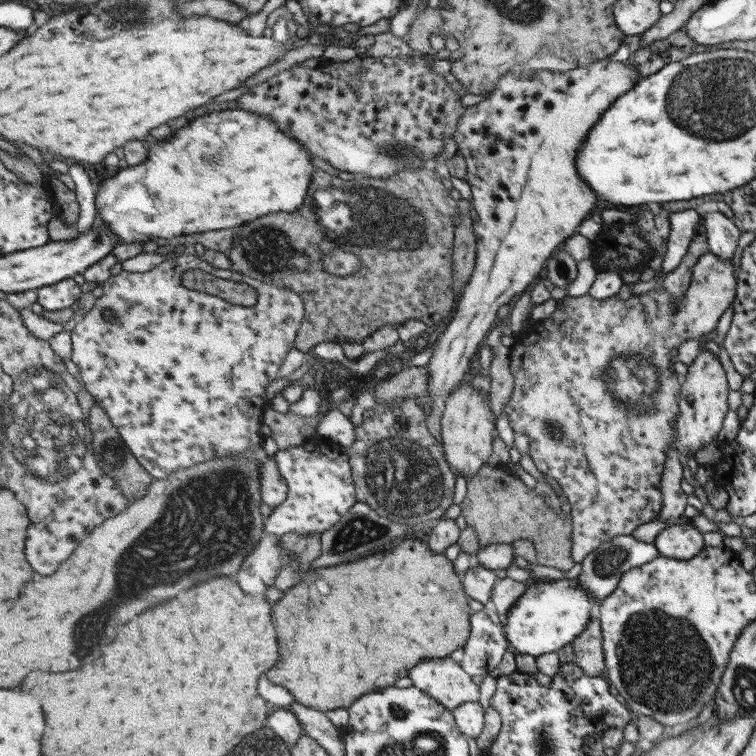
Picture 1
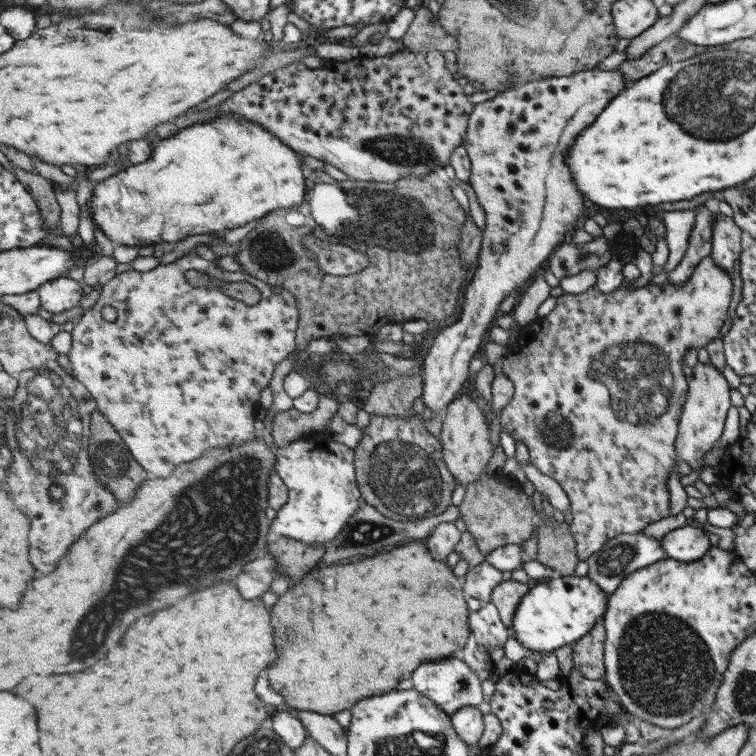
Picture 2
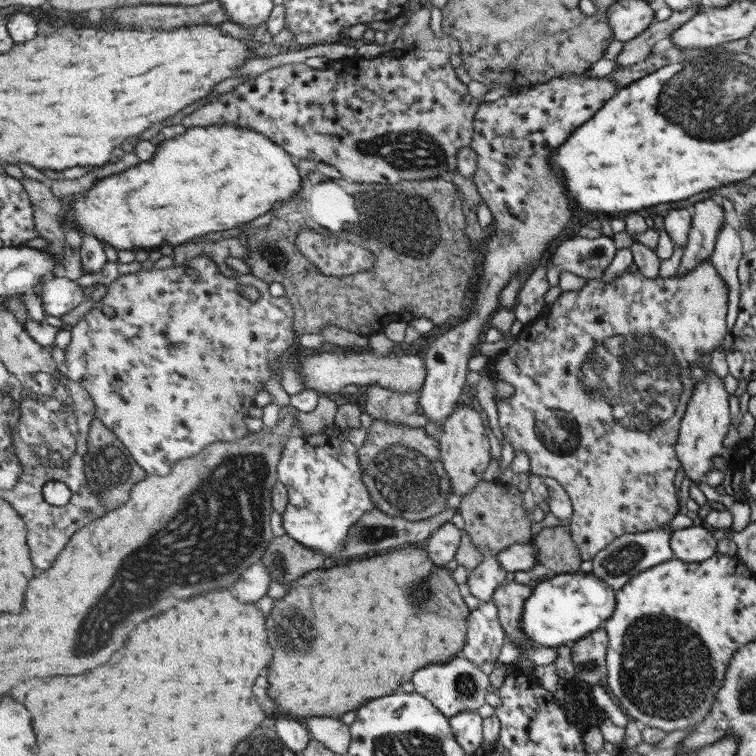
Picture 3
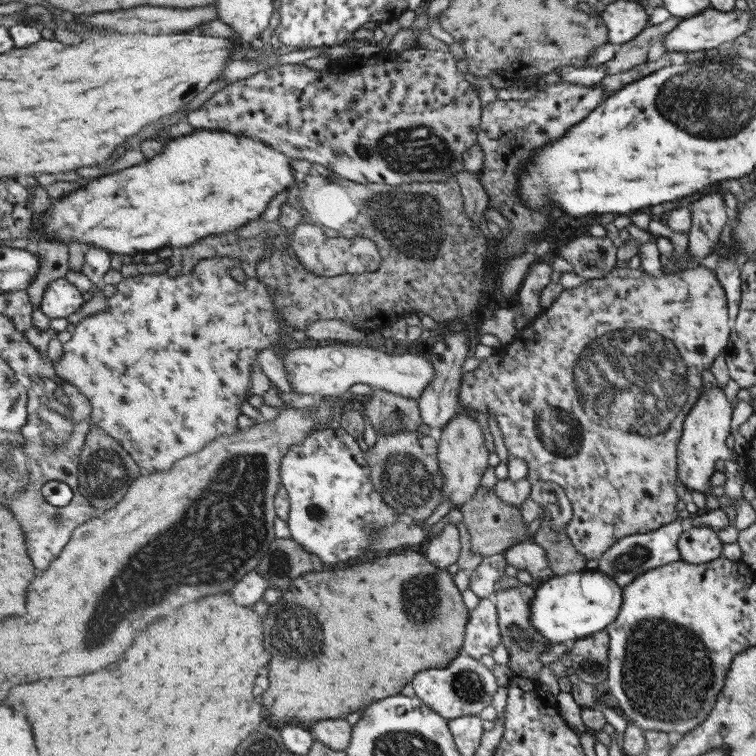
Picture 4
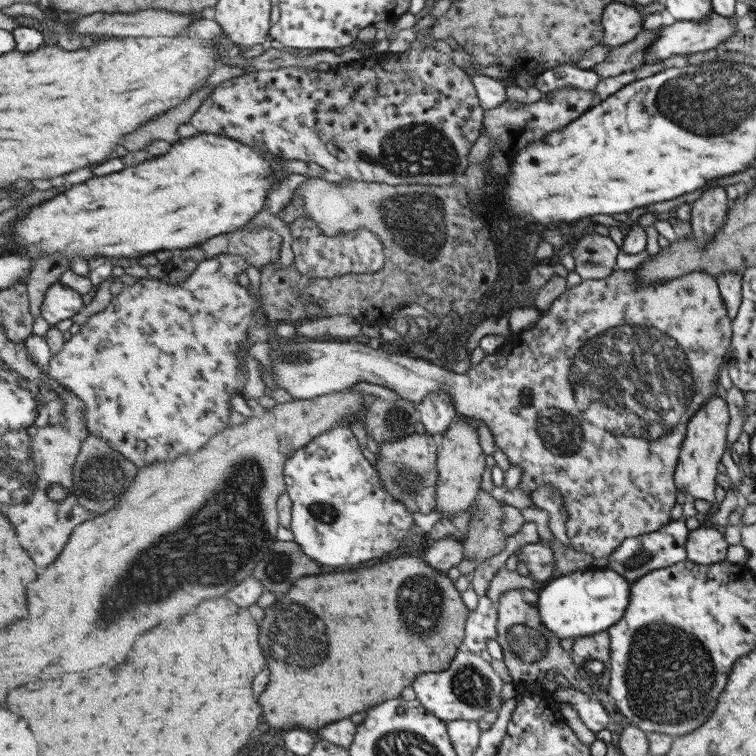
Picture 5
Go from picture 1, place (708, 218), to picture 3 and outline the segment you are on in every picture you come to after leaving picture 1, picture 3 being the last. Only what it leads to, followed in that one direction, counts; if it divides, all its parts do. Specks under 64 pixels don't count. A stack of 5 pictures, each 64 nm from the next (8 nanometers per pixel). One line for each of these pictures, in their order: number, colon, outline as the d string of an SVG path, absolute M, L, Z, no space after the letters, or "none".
2: M719 214L717 218L719 220L713 224L709 258L731 278L733 264L735 264L735 260L741 258L741 252L743 252L739 246L741 228L733 222L733 218L727 218L723 214Z
3: M723 224L717 242L715 242L715 250L709 256L709 262L713 264L713 268L717 270L719 278L725 282L727 288L727 324L729 330L733 328L737 314L739 314L739 276L737 276L737 268L739 268L739 260L743 258L741 252L741 242L737 236L737 230L733 230L729 224Z

